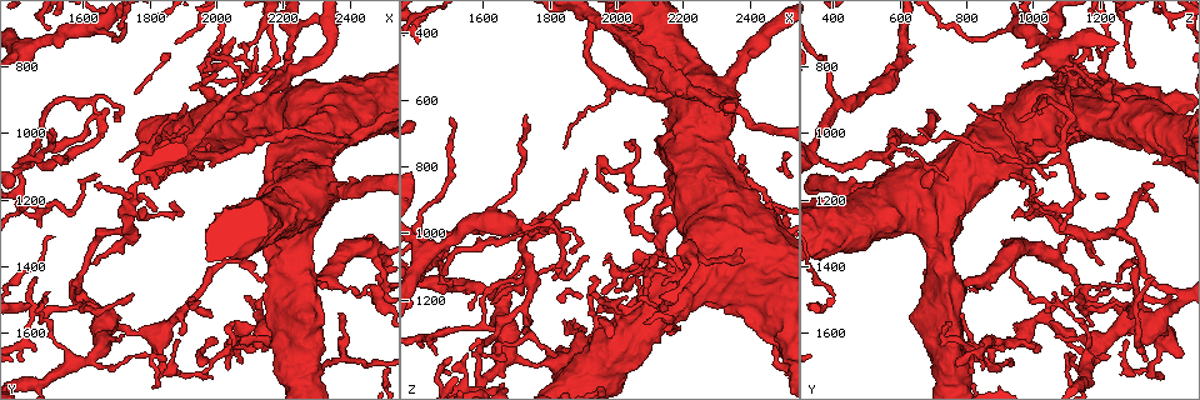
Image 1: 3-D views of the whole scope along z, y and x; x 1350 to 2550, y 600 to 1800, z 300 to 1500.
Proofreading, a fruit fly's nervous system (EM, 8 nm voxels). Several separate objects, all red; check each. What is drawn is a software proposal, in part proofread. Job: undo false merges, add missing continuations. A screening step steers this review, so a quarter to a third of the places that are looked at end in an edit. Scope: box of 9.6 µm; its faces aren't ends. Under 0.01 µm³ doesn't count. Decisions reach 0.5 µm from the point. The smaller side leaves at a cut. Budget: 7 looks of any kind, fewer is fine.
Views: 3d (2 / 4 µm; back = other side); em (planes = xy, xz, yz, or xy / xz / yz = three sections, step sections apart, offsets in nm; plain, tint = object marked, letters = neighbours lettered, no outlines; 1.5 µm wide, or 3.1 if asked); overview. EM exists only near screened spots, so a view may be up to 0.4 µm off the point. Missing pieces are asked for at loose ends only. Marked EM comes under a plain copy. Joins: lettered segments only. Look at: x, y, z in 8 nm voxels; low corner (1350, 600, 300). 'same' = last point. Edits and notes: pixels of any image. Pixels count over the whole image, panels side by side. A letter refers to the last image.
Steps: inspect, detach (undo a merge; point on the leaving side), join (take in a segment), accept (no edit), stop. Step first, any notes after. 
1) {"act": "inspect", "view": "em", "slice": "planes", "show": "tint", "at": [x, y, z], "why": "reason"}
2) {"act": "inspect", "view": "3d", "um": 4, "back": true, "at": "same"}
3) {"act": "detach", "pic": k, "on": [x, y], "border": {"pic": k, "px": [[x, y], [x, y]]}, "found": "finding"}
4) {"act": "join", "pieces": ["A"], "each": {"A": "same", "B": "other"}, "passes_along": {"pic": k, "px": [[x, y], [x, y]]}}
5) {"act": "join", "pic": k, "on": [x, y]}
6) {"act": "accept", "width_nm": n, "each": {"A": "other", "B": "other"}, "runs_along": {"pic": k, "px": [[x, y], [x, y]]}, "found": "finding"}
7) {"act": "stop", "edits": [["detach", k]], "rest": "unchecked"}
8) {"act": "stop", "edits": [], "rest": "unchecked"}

{"act": "inspect", "view": "3d", "um": 2, "back": true, "at": [2180, 840, 1140], "why": "four arms meet"}

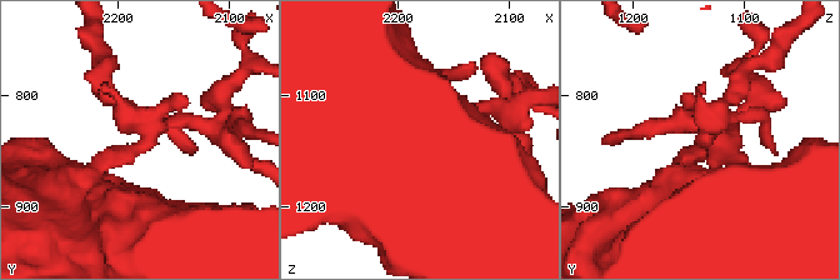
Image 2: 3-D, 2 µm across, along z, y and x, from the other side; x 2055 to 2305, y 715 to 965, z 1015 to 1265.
{"act": "inspect", "view": "em", "slice": "xz", "step": 8, "show": "tint", "at": [2174, 832, 1140]}

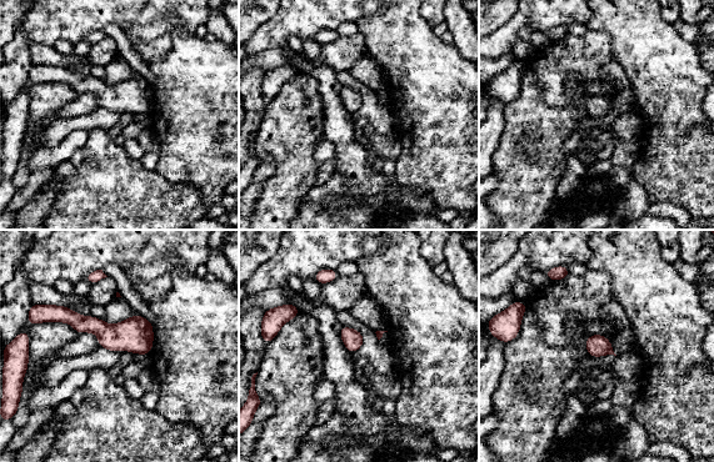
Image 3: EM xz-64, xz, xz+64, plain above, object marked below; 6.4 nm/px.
{"act": "inspect", "view": "em", "slice": "planes", "show": "letters", "at": "same"}

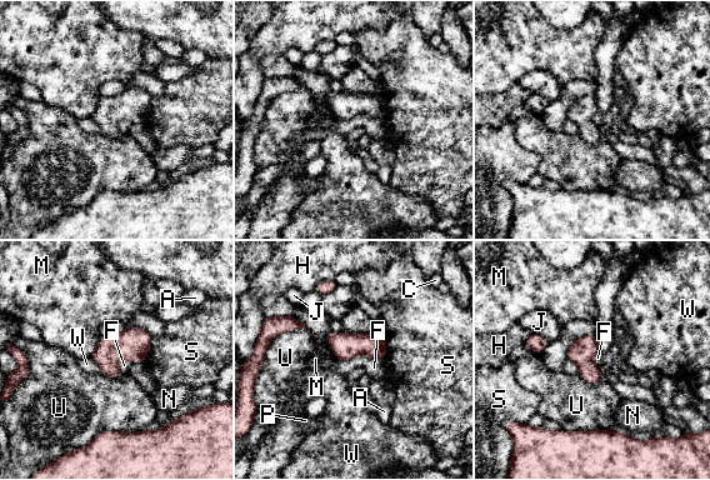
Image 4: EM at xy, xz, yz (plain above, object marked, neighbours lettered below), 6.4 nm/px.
{"act": "accept", "width_nm": 160, "each": {"A": "other", "C": "other", "F": "other", "H": "other", "J": "other", "M": "other", "N": "other", "P": "other", "S": "other", "U": "other", "W": "other"}, "found": "continuous, no second neuron"}

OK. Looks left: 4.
{"act": "inspect", "view": "em", "slice": "xy", "step": 8, "show": "tint", "at": [1640, 900, 1030]}

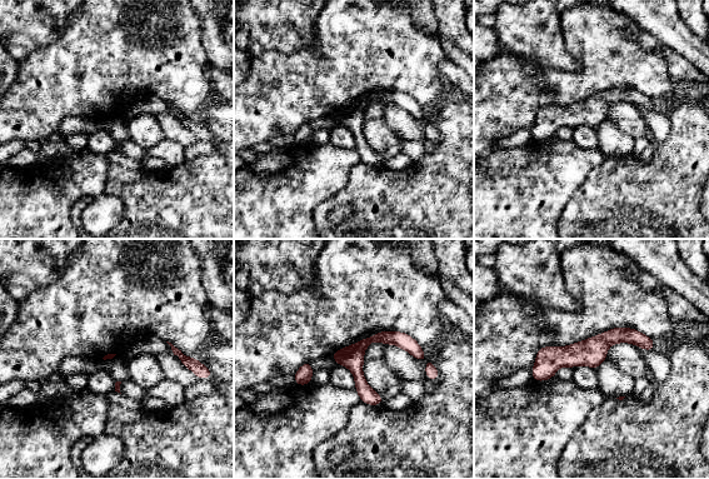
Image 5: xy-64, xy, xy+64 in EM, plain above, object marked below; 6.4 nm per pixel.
{"act": "inspect", "view": "em", "slice": "xz", "step": 8, "show": "letters", "at": "same"}

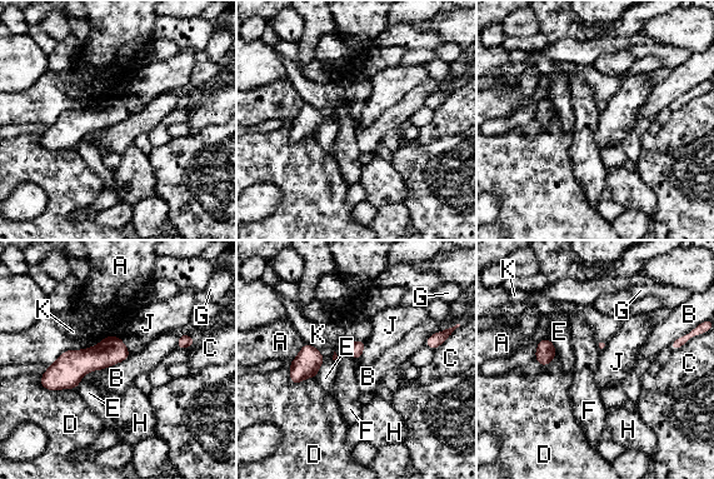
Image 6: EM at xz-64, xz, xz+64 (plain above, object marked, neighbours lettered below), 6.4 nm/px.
{"act": "accept", "each": {"A": "other", "B": "other", "C": "other", "D": "other", "E": "other", "F": "other", "G": "other", "H": "other", "J": "other", "K": "other"}, "border": {"pic": 6, "px": [[131, 354], [95, 372]]}, "found": "one neuron here"}

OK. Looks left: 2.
{"act": "inspect", "view": "em", "slice": "planes", "show": "tint", "at": [1710, 1300, 1230], "why": "a fork"}

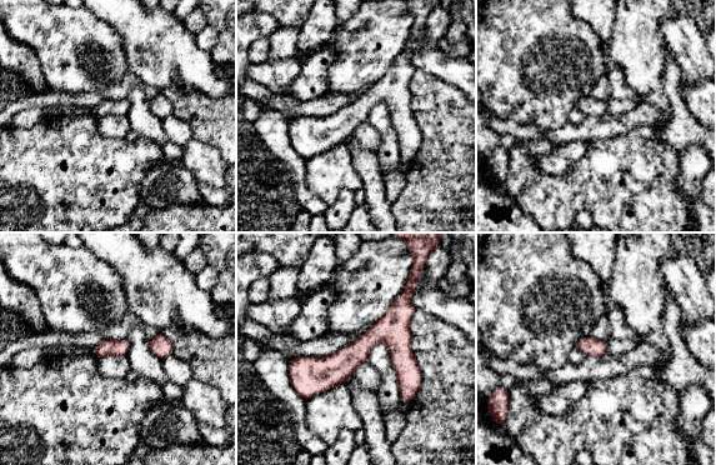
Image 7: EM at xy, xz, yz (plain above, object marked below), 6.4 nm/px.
{"act": "inspect", "view": "em", "slice": "planes", "show": "letters", "at": "same", "why": "see the neighbours"}

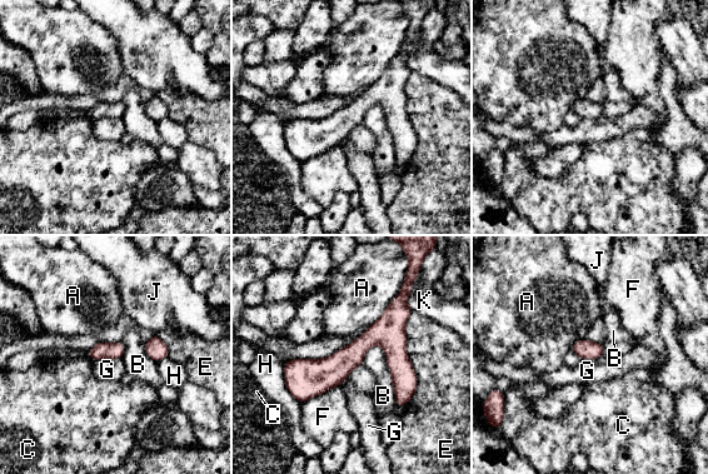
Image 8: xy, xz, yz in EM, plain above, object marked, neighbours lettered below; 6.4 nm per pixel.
{"act": "accept", "width_nm": 100, "each": {"A": "other", "B": "other", "C": "other", "E": "other", "F": "other", "G": "other", "H": "other", "J": "other", "K": "other"}, "found": "one neuron here"}

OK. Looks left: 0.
{"act": "stop", "edits": [], "rest": "unchecked"}

